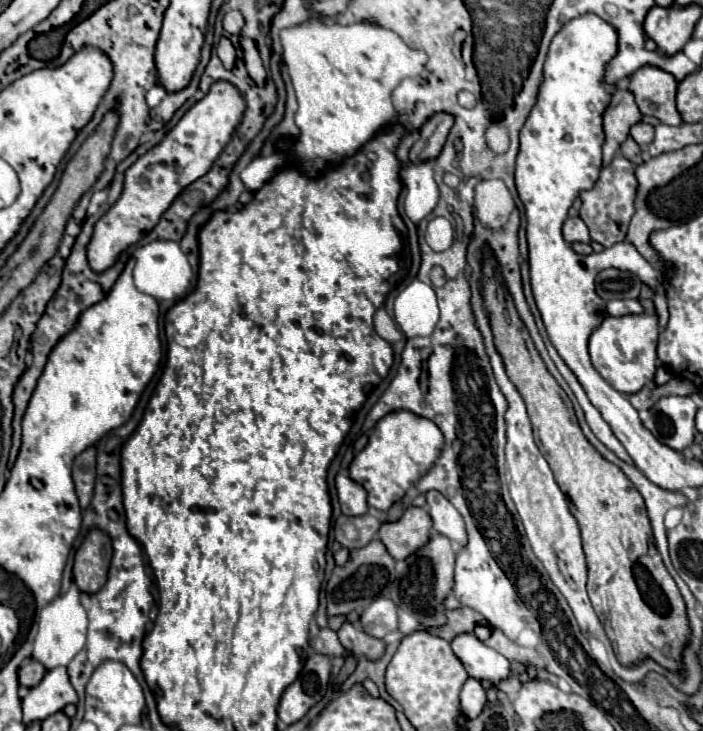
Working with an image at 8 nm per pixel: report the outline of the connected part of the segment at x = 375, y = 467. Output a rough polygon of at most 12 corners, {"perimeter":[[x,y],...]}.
{"perimeter":[[386,414],[350,478],[386,512],[444,444],[432,420]]}

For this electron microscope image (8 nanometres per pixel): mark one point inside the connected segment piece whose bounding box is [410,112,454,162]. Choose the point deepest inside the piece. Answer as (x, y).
(433, 135)

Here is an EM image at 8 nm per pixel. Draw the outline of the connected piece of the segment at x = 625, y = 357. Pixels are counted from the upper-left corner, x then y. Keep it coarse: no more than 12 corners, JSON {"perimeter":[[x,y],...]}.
{"perimeter":[[606,316],[596,372],[622,394],[654,380],[658,316]]}

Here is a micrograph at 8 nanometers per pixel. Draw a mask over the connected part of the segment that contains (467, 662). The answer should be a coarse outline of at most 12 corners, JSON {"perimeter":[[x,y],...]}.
{"perimeter":[[470,632],[450,642],[472,678],[496,684],[510,662]]}

